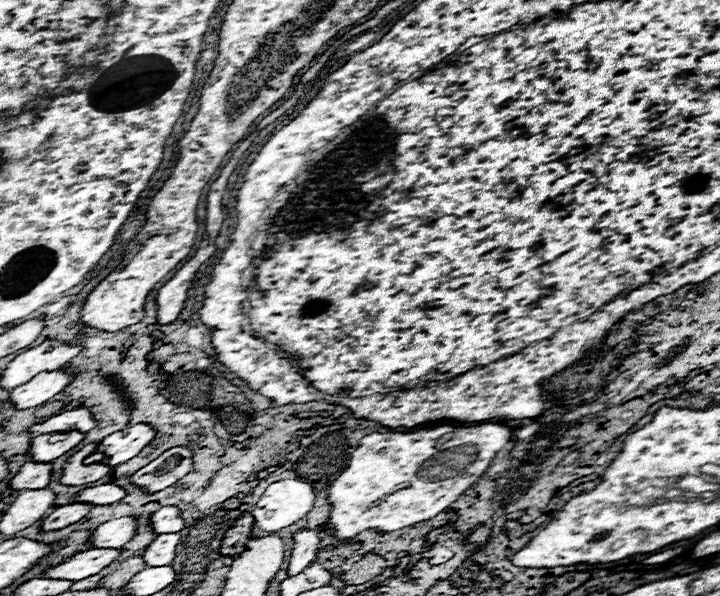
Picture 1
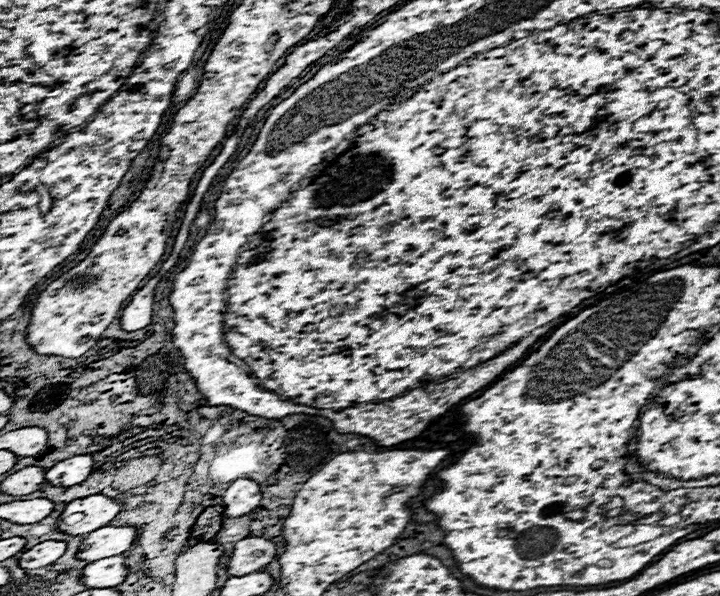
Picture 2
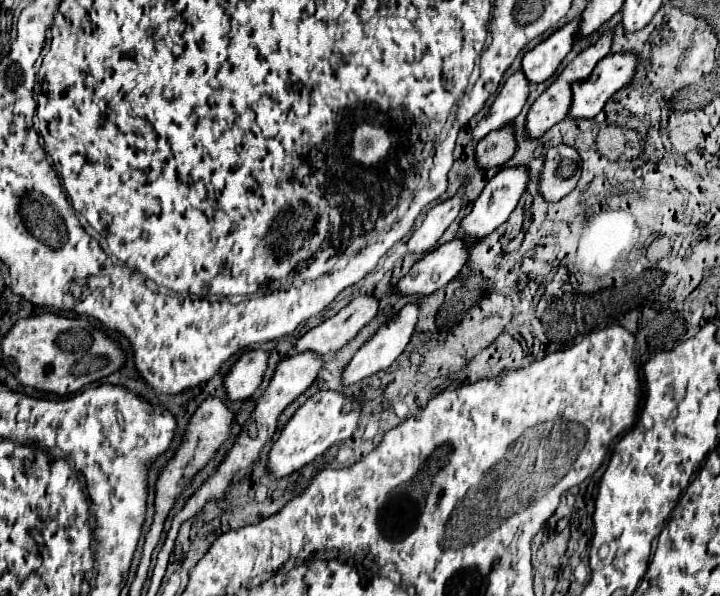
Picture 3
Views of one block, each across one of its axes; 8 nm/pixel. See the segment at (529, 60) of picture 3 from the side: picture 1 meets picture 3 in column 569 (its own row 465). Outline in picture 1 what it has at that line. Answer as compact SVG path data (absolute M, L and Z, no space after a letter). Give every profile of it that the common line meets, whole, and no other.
M26 462L18 474L10 480L14 490L46 488L52 478L52 462Z

